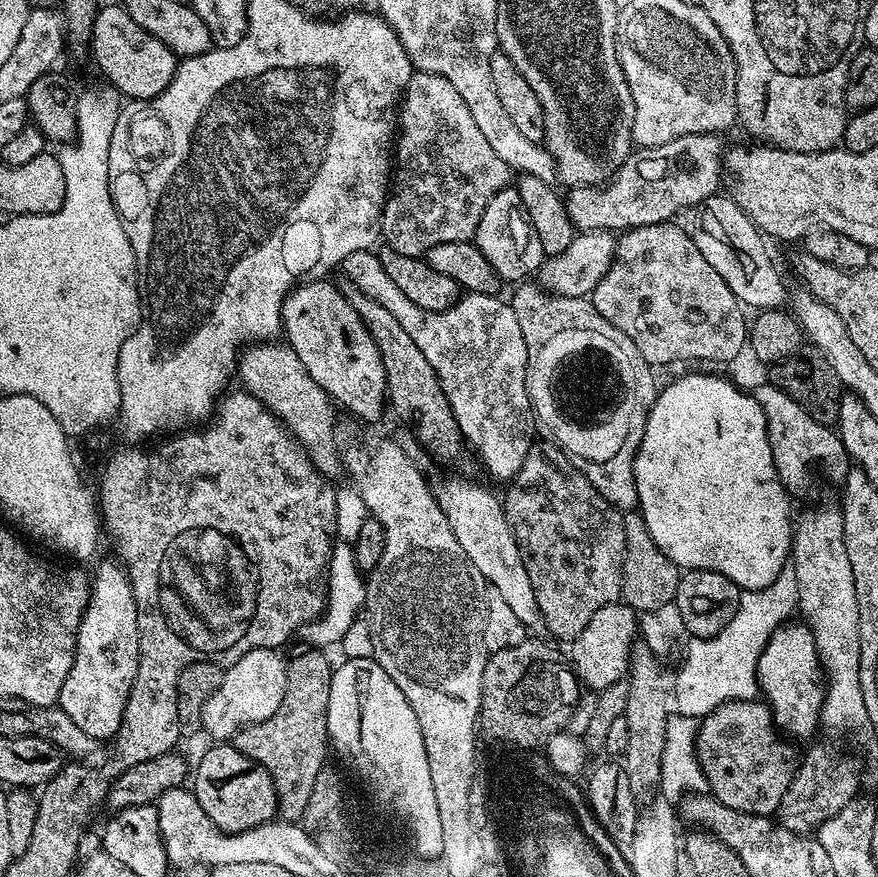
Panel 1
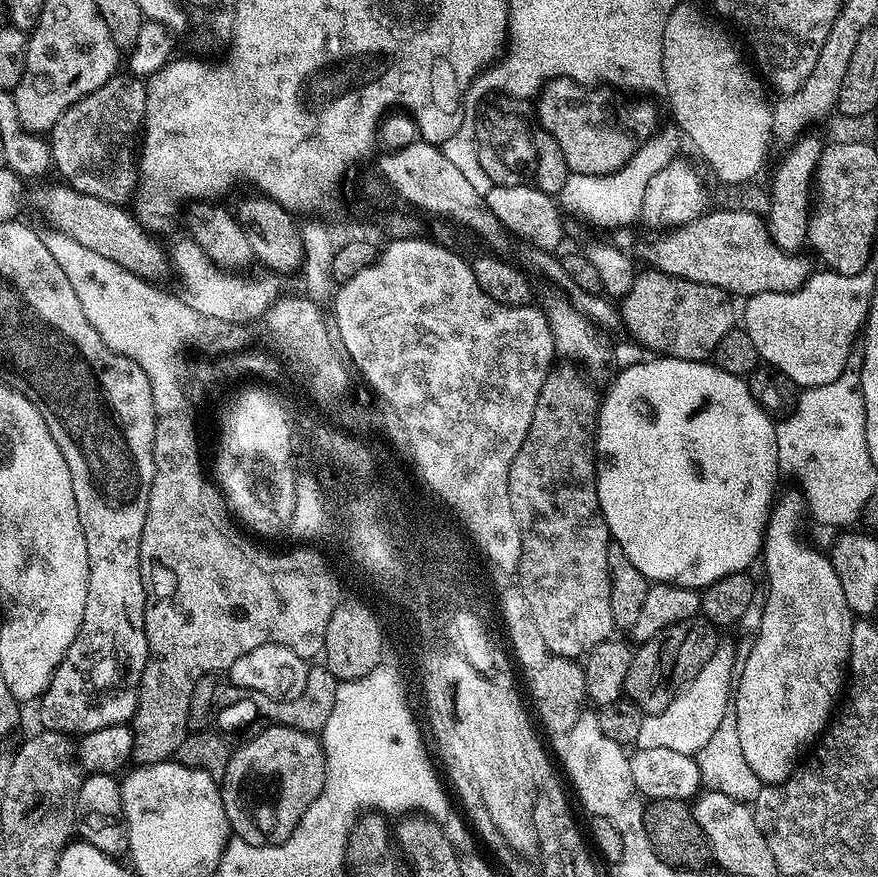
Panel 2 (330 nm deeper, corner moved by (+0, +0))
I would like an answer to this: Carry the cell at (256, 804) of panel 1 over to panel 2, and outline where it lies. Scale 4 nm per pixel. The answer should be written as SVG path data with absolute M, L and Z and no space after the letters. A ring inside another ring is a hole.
M285 724L264 727L268 728L229 755L226 774L218 781L231 835L250 846L274 846L286 842L290 834L294 834L302 814L310 810L310 802L318 798L326 778L324 745L313 733L287 728Z

